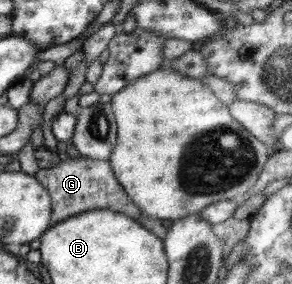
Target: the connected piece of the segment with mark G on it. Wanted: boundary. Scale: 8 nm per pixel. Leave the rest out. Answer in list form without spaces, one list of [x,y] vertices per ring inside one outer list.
[[[82,156],[78,159],[69,157],[66,161],[61,161],[59,165],[49,167],[49,169],[39,169],[35,177],[45,184],[51,197],[53,197],[53,207],[51,209],[52,226],[70,216],[82,214],[84,211],[101,209],[113,210],[127,215],[127,217],[135,219],[137,223],[143,223],[143,227],[146,227],[161,239],[166,234],[167,229],[162,220],[143,215],[139,211],[139,207],[135,207],[135,203],[129,199],[129,195],[117,183],[117,179],[115,179],[115,175],[113,175],[113,171],[111,171],[107,161],[88,159]]]

